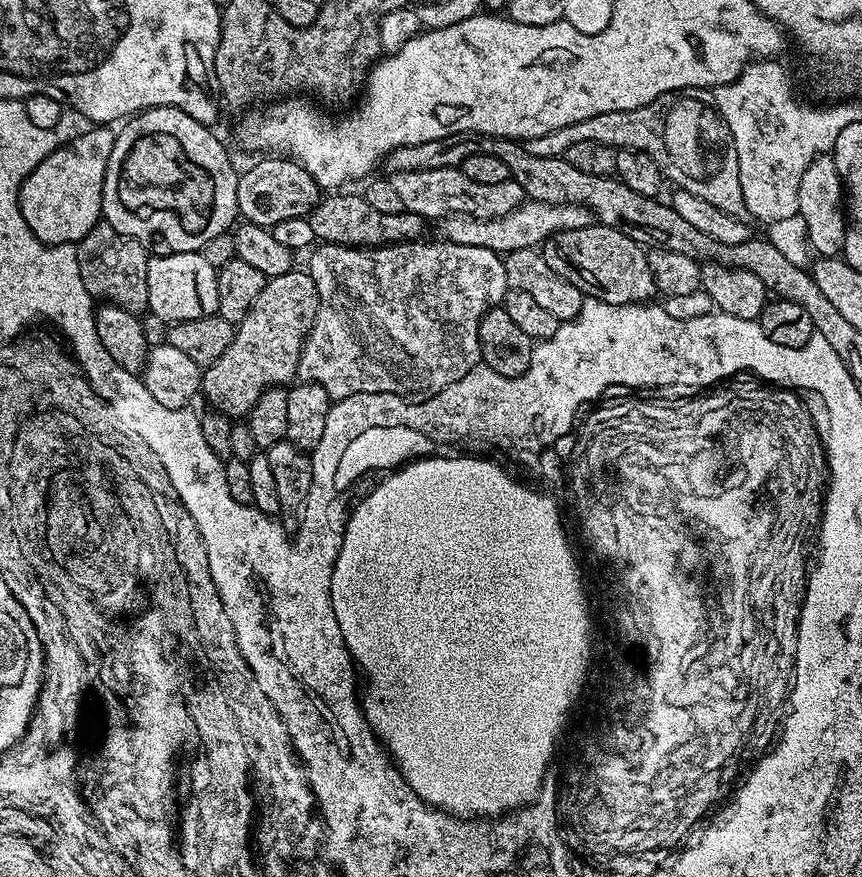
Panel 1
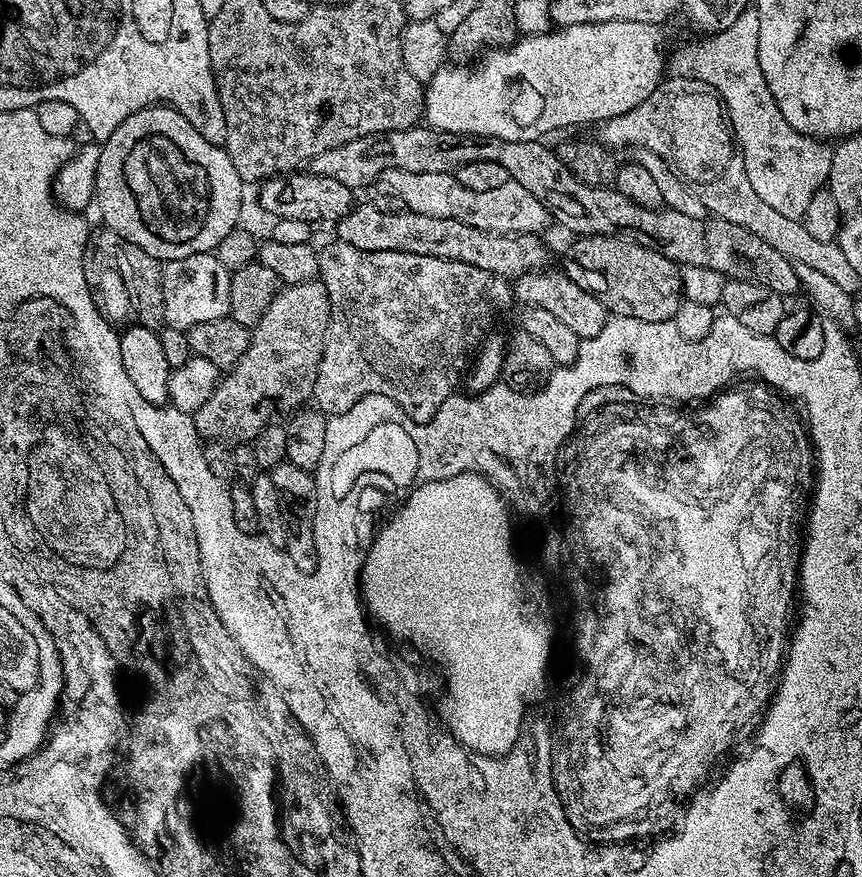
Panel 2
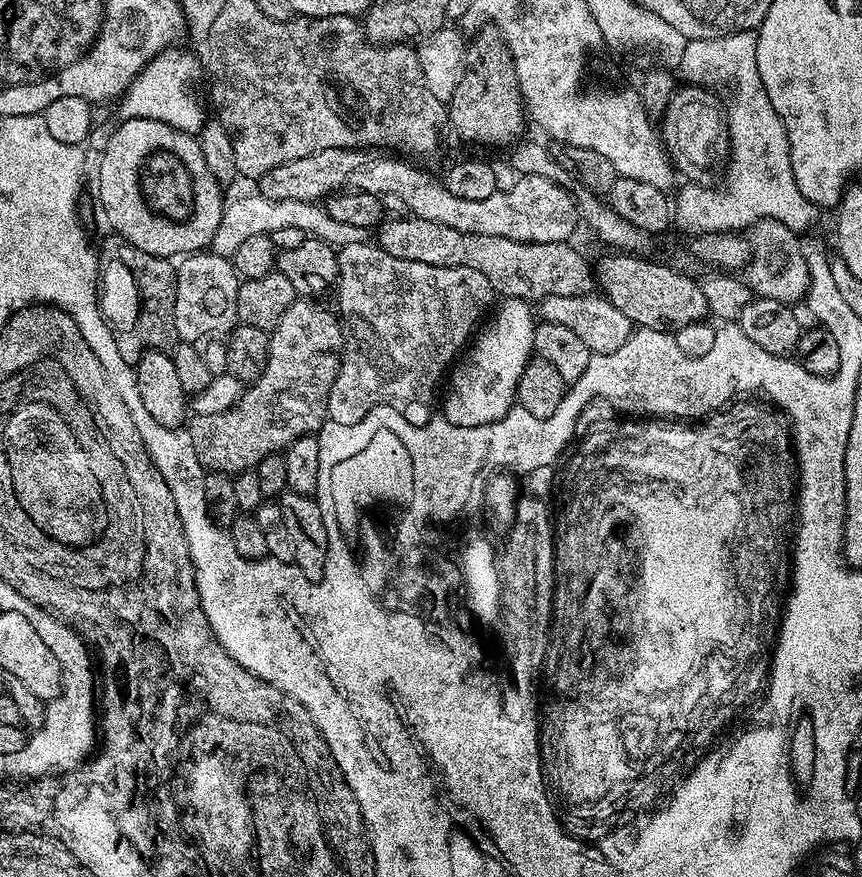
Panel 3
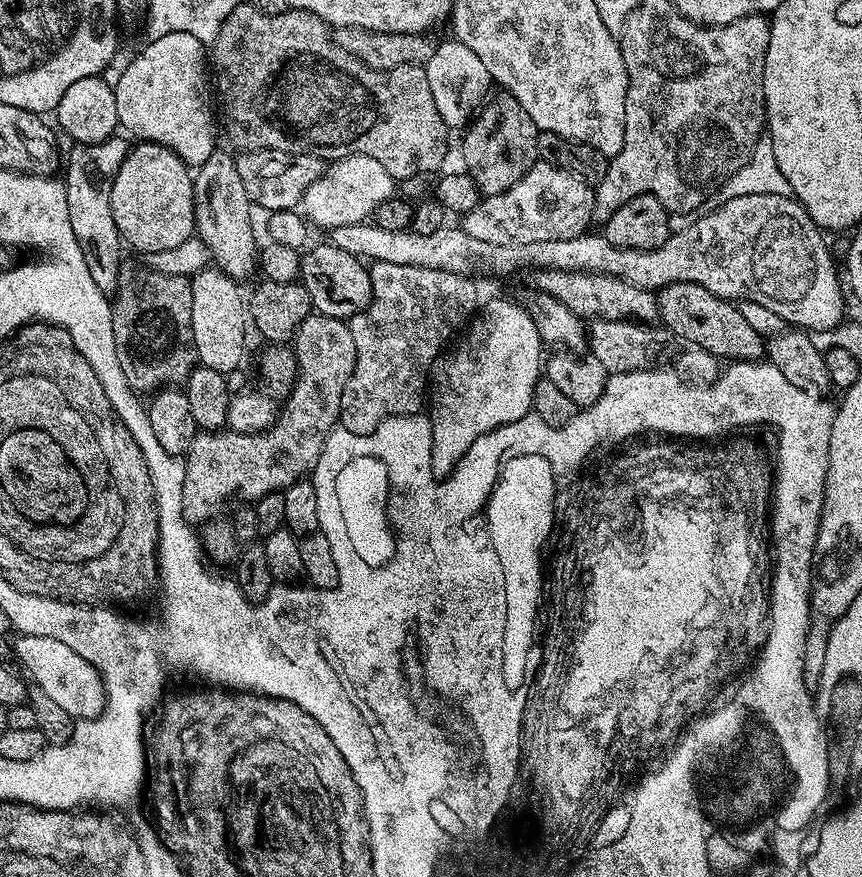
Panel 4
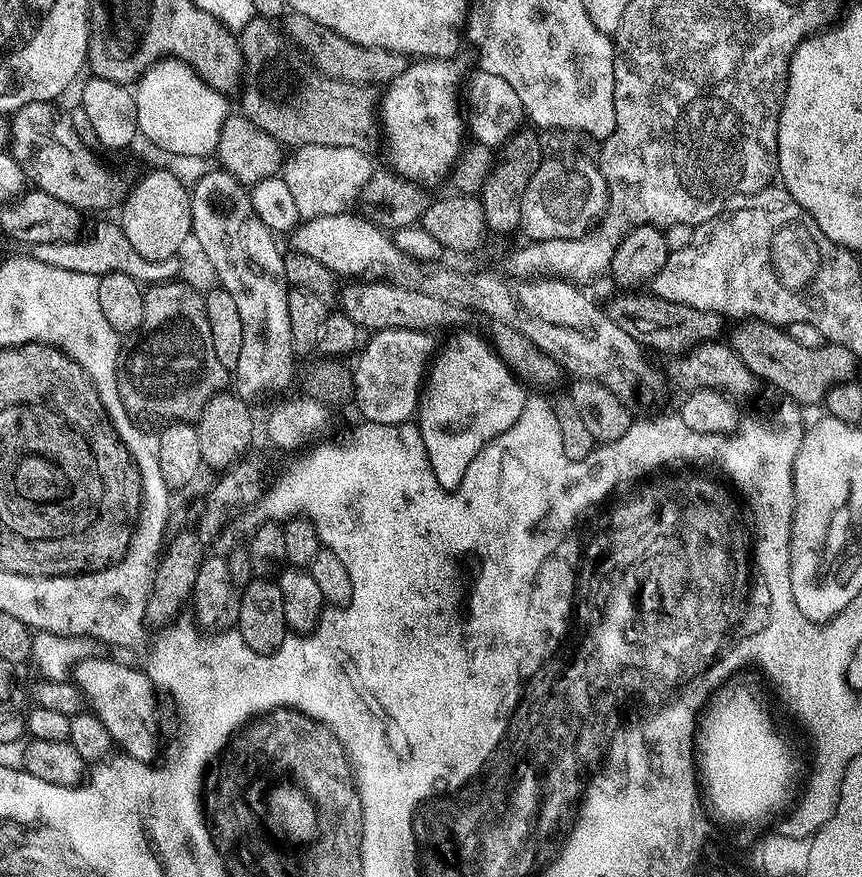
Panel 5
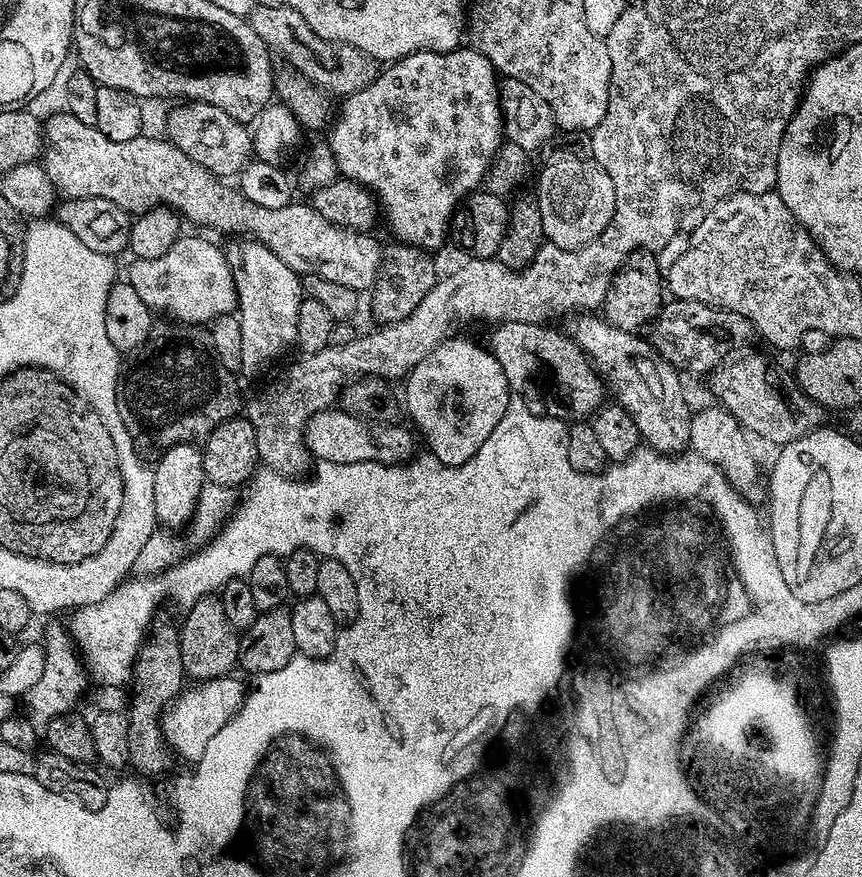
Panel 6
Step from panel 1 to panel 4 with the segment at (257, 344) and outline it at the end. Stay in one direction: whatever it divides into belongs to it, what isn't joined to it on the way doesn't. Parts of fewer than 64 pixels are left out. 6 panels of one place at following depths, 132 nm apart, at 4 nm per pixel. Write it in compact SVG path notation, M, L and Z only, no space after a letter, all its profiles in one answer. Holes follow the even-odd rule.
M313 314L302 322L294 337L294 387L287 393L279 409L276 422L264 432L233 432L231 430L197 431L184 461L182 482L182 512L188 523L203 526L207 520L225 515L224 507L237 503L236 496L244 502L255 502L271 492L283 492L294 482L305 479L311 473L326 446L328 435L337 427L342 406L342 394L346 390L344 380L344 323L338 318Z

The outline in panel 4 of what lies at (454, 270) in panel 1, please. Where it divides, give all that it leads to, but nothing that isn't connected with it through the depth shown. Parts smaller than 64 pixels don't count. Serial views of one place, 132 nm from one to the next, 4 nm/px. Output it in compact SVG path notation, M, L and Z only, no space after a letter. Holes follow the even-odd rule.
M375 262L368 268L368 277L372 283L372 300L347 321L354 336L357 361L342 394L338 424L351 432L377 428L391 416L417 415L430 384L428 369L441 359L444 343L478 312L472 276Z

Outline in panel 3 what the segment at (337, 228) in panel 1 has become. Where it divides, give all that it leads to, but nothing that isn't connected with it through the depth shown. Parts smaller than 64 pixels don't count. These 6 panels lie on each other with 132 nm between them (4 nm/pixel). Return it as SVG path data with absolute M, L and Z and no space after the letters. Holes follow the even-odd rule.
M404 214L401 220L385 219L375 236L378 247L386 250L386 254L394 254L394 258L426 262L430 266L466 266L478 270L478 274L490 282L493 293L504 298L539 302L554 294L587 296L594 288L593 265L587 264L583 254L571 248L573 245L568 242L514 242L510 238L494 238L494 234L466 234L466 230L453 230L451 226L442 226L442 222L430 222L411 214Z

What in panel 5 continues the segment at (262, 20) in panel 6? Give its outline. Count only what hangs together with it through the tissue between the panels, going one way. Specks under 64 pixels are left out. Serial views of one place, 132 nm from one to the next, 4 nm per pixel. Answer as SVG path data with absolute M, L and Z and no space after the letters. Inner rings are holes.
M289 11L283 17L282 28L288 38L321 72L325 72L326 75L332 76L336 80L387 86L392 83L394 78L398 78L398 74L405 72L410 63L409 57L400 52L391 52L381 48L362 46L358 42L350 42L346 38L342 38L342 34L334 34L334 30L322 26L322 22L314 22L314 18L306 18L306 14Z

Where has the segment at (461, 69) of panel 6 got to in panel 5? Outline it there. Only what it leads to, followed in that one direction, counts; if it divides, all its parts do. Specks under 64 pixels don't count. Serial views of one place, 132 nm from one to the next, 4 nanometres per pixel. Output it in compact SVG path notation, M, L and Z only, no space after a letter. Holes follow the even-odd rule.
M417 59L387 85L386 94L382 96L382 122L390 129L393 144L391 167L398 175L425 186L433 186L443 176L445 179L449 175L453 161L460 156L466 144L466 126L462 121L462 108L458 101L458 80L456 84L454 65L452 60Z

